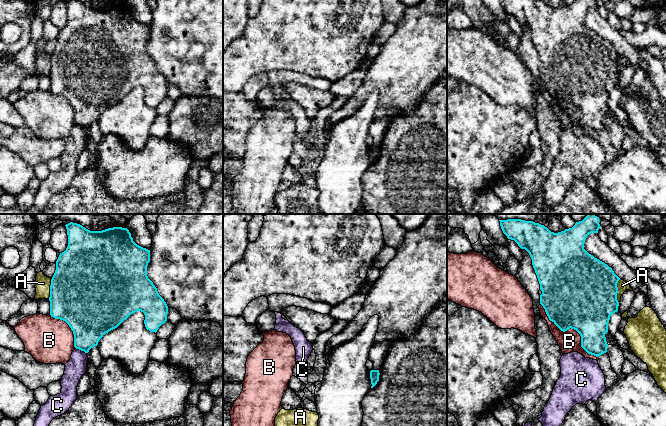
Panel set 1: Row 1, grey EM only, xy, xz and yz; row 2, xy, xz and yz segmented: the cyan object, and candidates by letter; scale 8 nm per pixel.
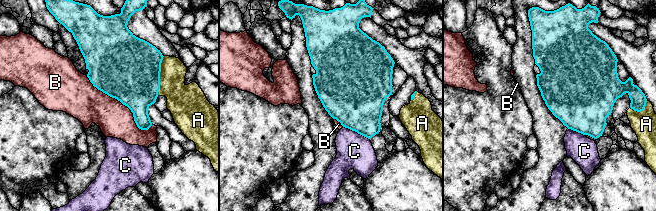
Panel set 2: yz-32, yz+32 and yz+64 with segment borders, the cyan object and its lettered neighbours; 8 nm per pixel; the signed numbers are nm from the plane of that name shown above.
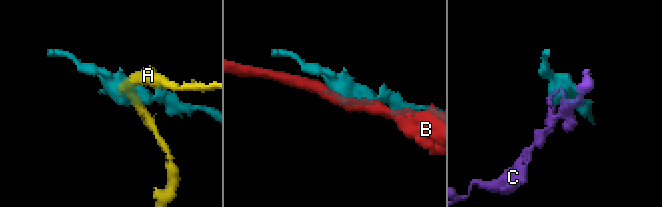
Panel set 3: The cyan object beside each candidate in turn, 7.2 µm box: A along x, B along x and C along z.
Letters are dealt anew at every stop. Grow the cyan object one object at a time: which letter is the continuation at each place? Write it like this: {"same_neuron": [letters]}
{"same_neuron": []}

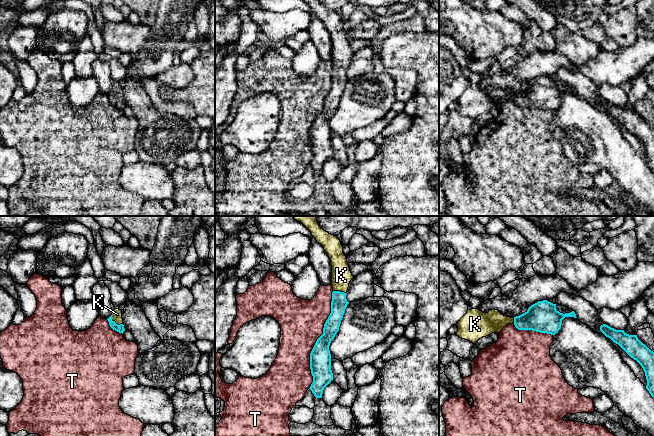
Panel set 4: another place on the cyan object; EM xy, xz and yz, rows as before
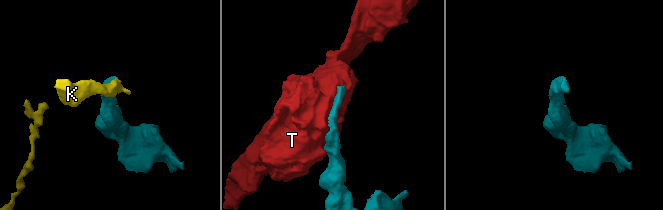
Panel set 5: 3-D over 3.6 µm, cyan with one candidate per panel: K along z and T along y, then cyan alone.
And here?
{"same_neuron": ["K"]}

